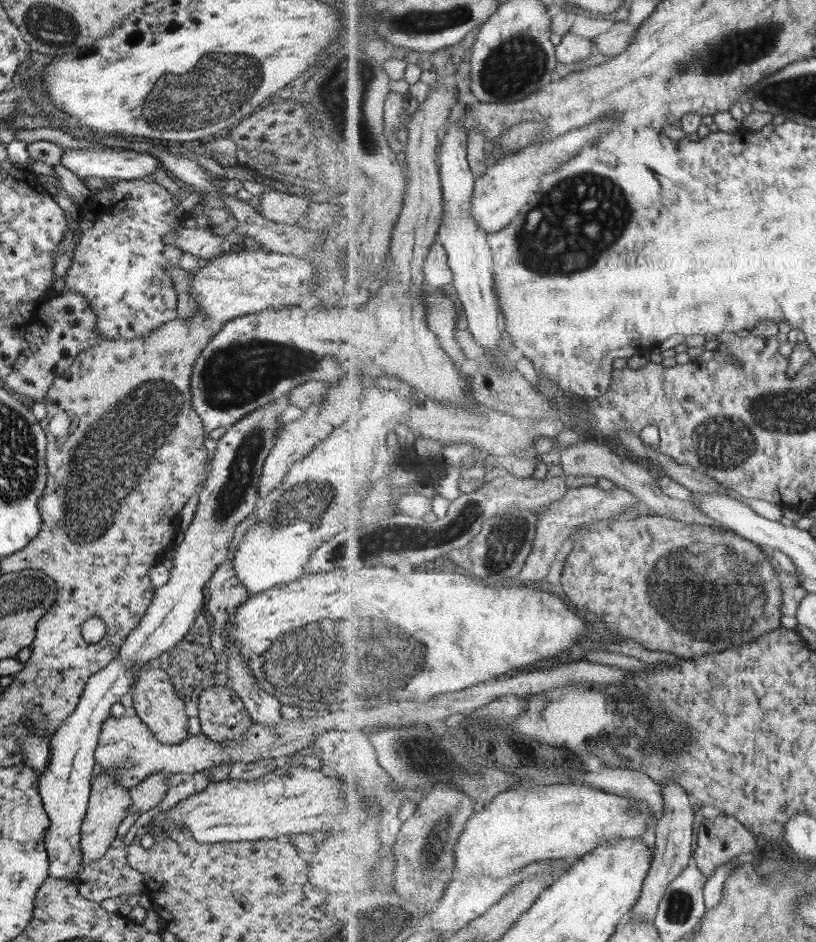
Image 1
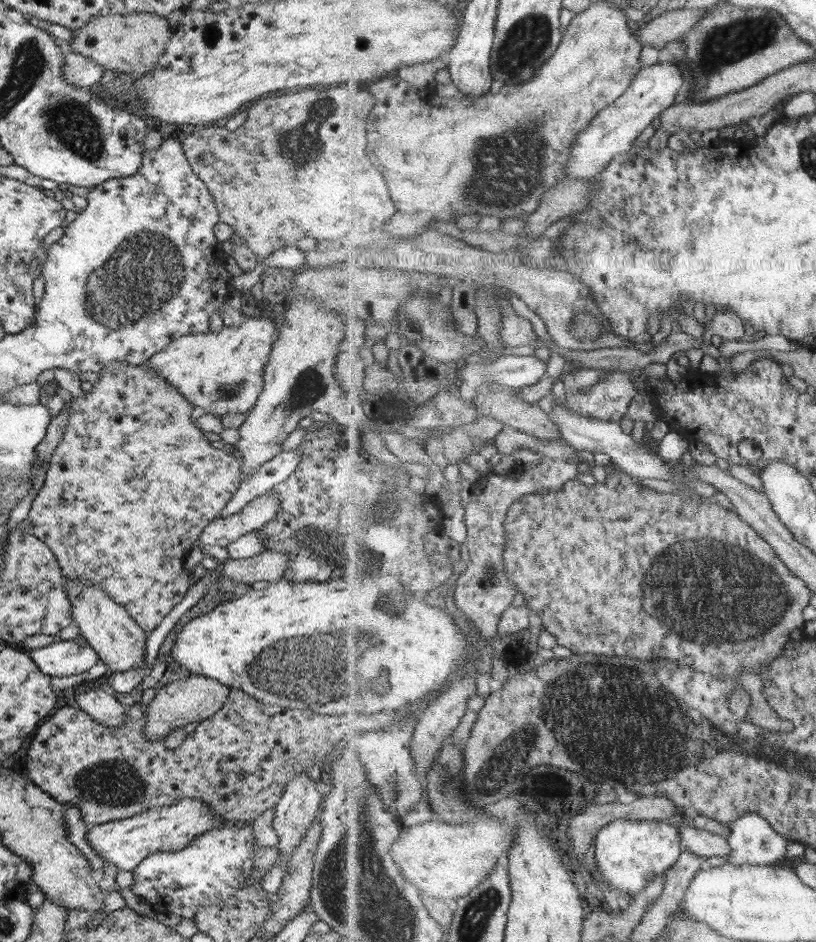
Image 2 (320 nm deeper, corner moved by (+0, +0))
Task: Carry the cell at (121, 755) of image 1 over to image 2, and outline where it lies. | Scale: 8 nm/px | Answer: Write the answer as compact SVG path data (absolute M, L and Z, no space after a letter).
M101 687L89 690L80 688L74 699L76 706L107 729L117 728L123 722L125 707L113 695L103 692Z

